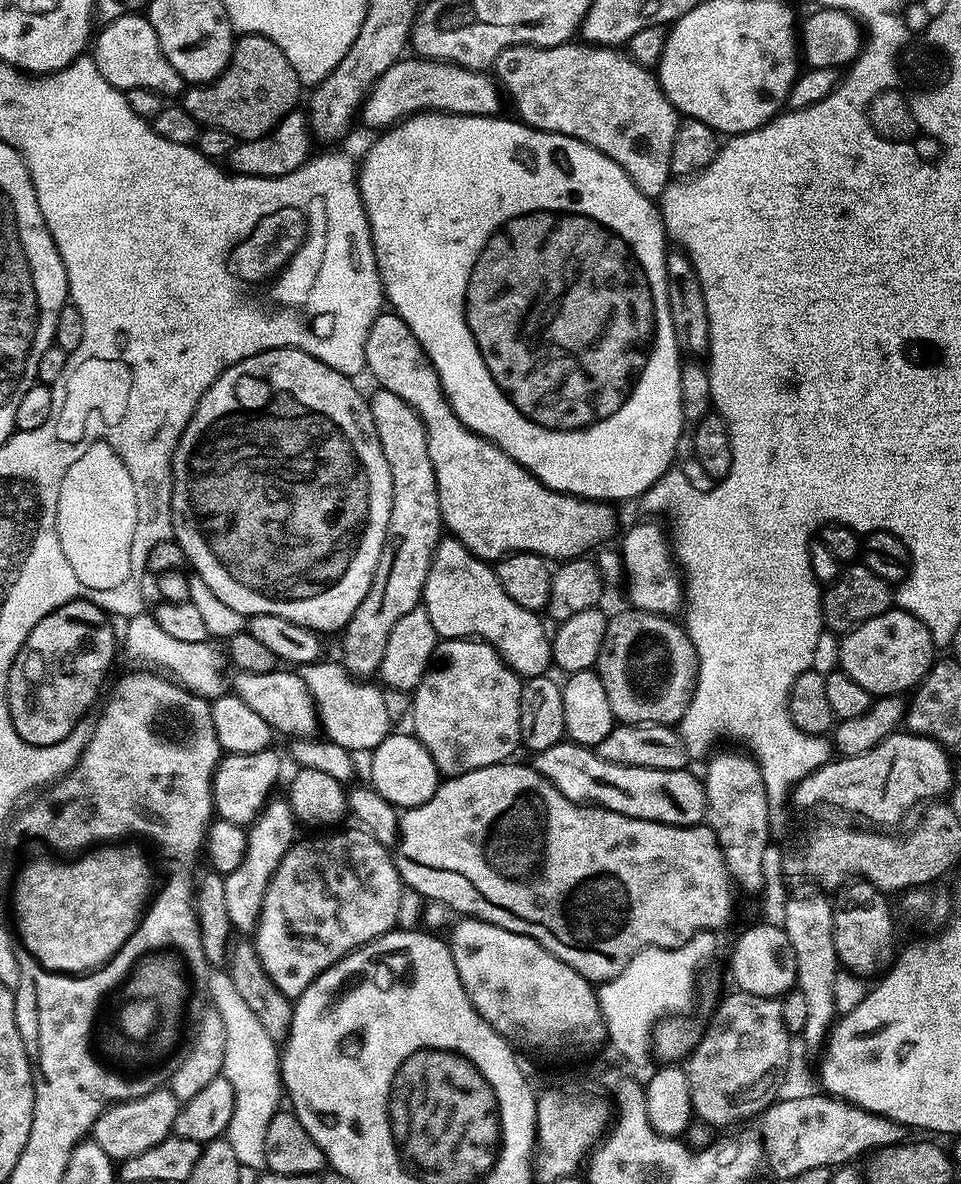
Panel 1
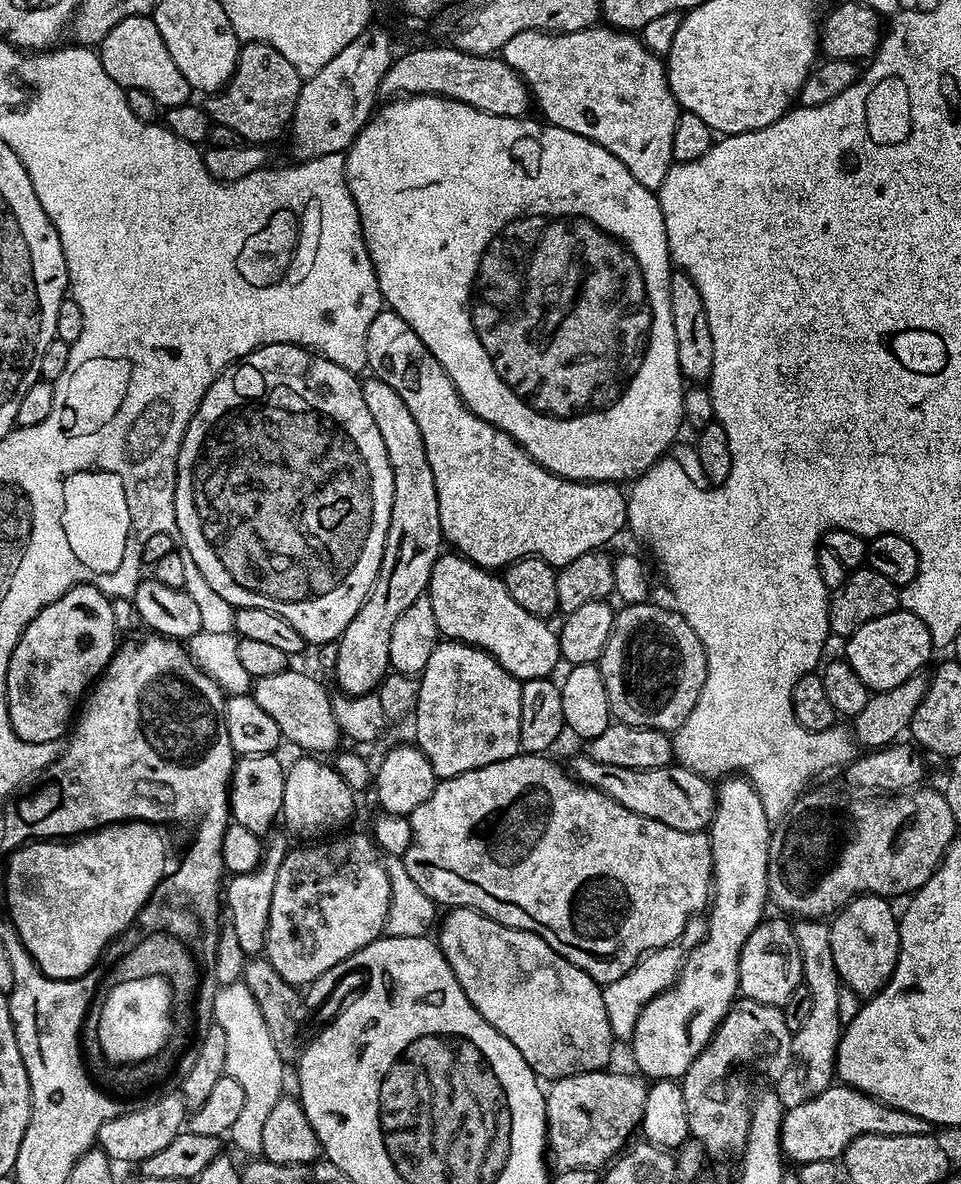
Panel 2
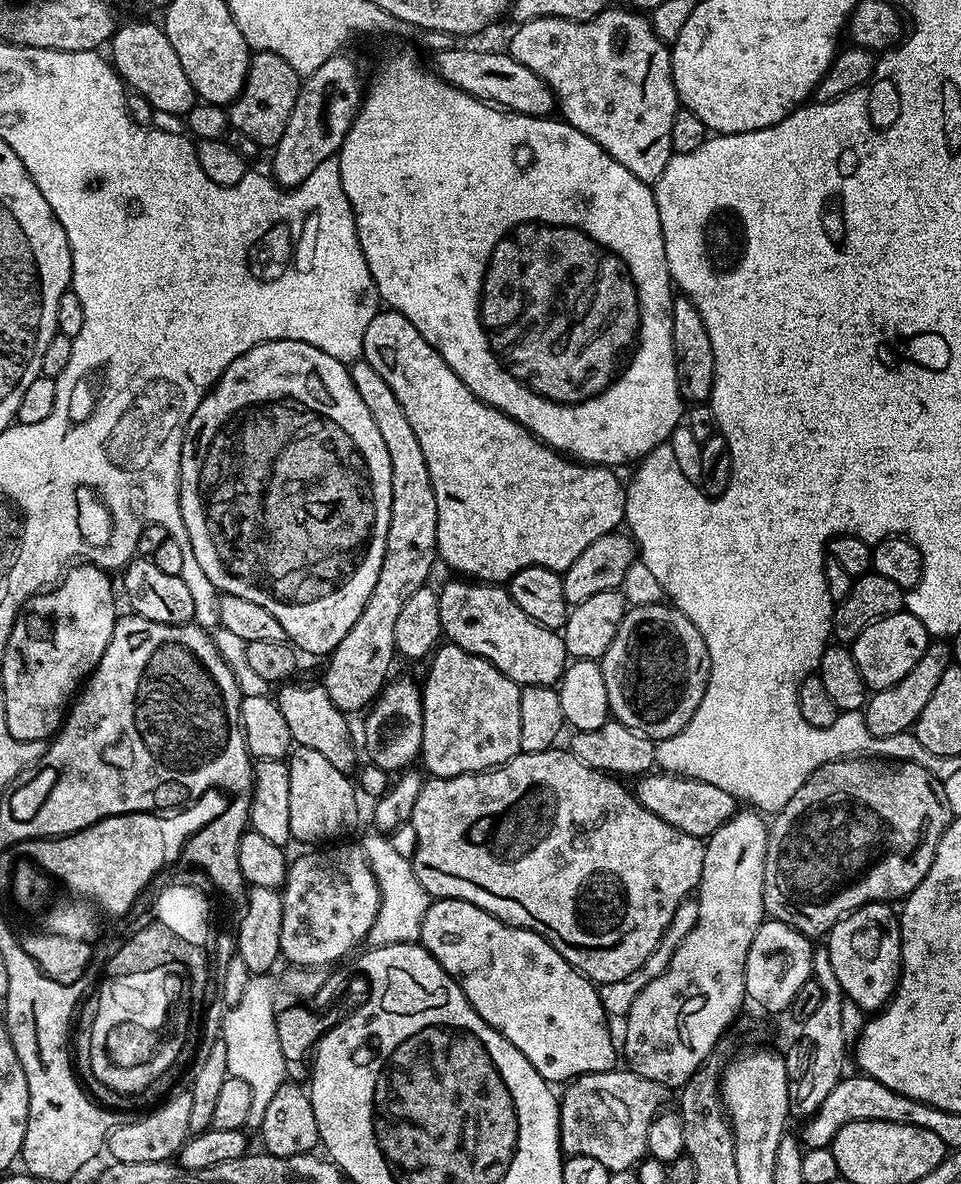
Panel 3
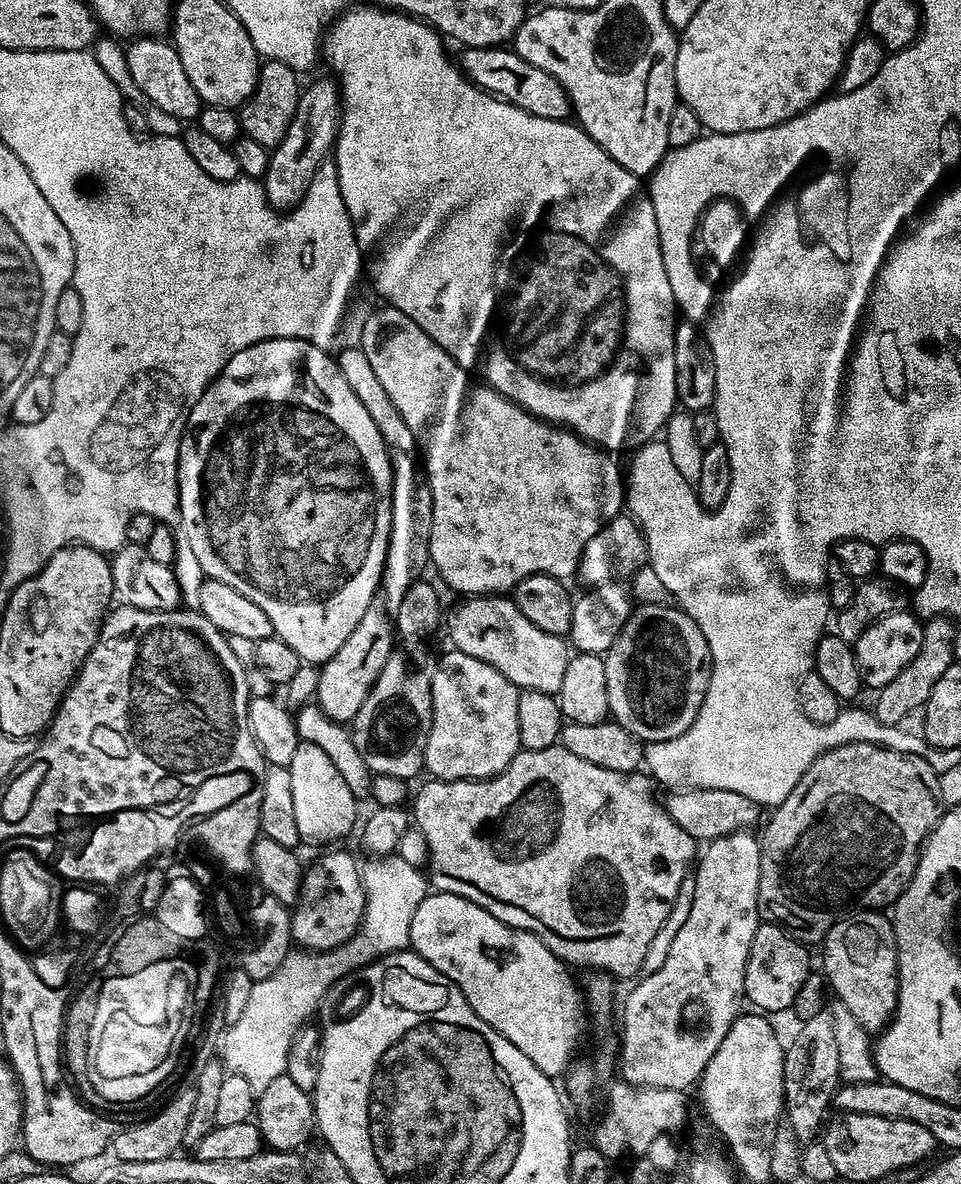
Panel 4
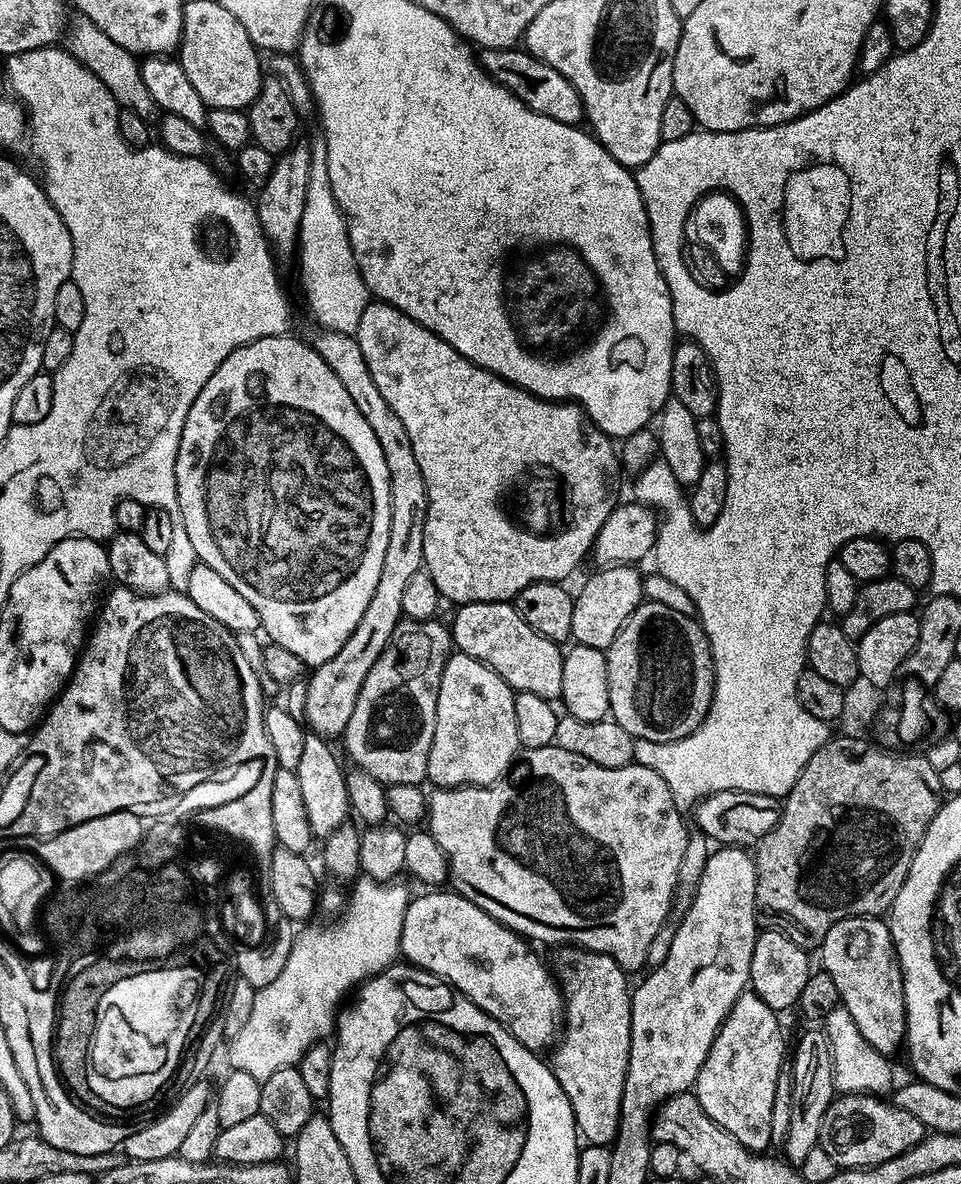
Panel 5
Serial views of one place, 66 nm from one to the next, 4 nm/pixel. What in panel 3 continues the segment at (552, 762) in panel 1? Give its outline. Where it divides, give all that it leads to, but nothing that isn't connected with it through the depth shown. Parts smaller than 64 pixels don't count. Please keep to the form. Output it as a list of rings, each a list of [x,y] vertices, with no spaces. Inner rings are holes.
[[[663,770],[639,777],[635,781],[634,791],[650,814],[658,814],[662,822],[670,822],[670,826],[701,838],[712,836],[718,826],[722,826],[738,811],[736,797],[726,794],[726,790],[718,790],[718,786],[710,786],[710,782],[673,776],[671,772]]]

